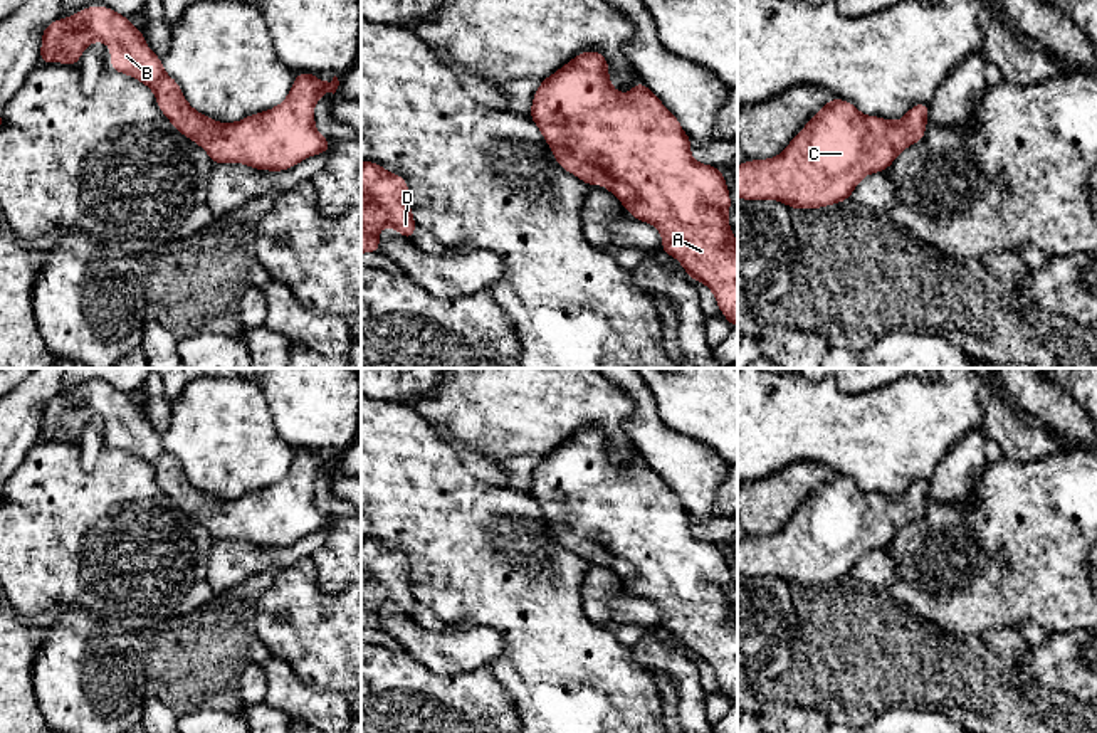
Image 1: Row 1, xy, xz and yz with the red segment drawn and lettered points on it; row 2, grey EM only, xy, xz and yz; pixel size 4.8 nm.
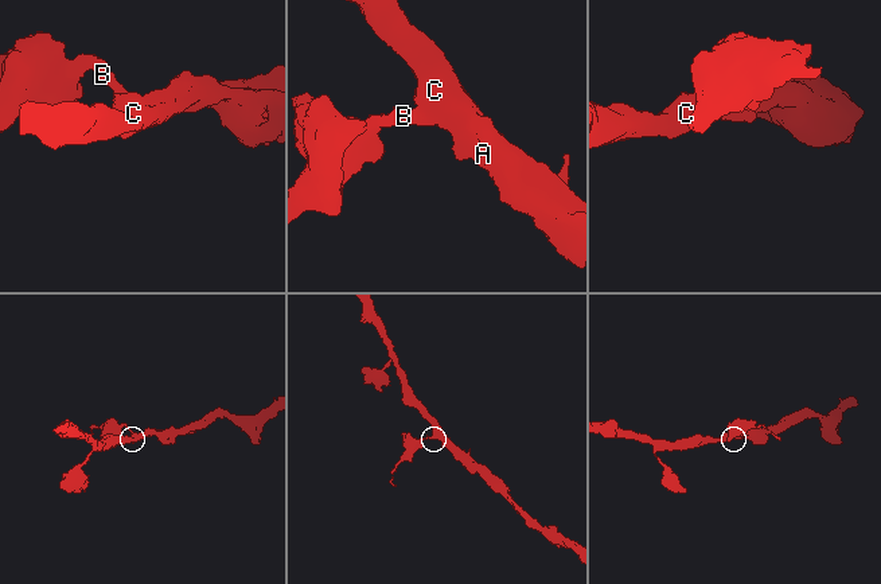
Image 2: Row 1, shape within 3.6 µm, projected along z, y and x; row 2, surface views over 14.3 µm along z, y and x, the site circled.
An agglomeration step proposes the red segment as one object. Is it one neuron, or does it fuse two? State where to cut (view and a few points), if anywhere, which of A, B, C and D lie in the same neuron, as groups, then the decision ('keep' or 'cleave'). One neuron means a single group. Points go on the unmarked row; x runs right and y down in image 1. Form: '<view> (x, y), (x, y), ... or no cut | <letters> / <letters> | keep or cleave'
no cut | A B C D | keep

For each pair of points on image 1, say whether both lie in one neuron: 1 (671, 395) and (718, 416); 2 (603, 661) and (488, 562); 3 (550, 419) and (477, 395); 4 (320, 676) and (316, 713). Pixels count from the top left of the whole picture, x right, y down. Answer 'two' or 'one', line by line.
1: one
2: one
3: one
4: two

